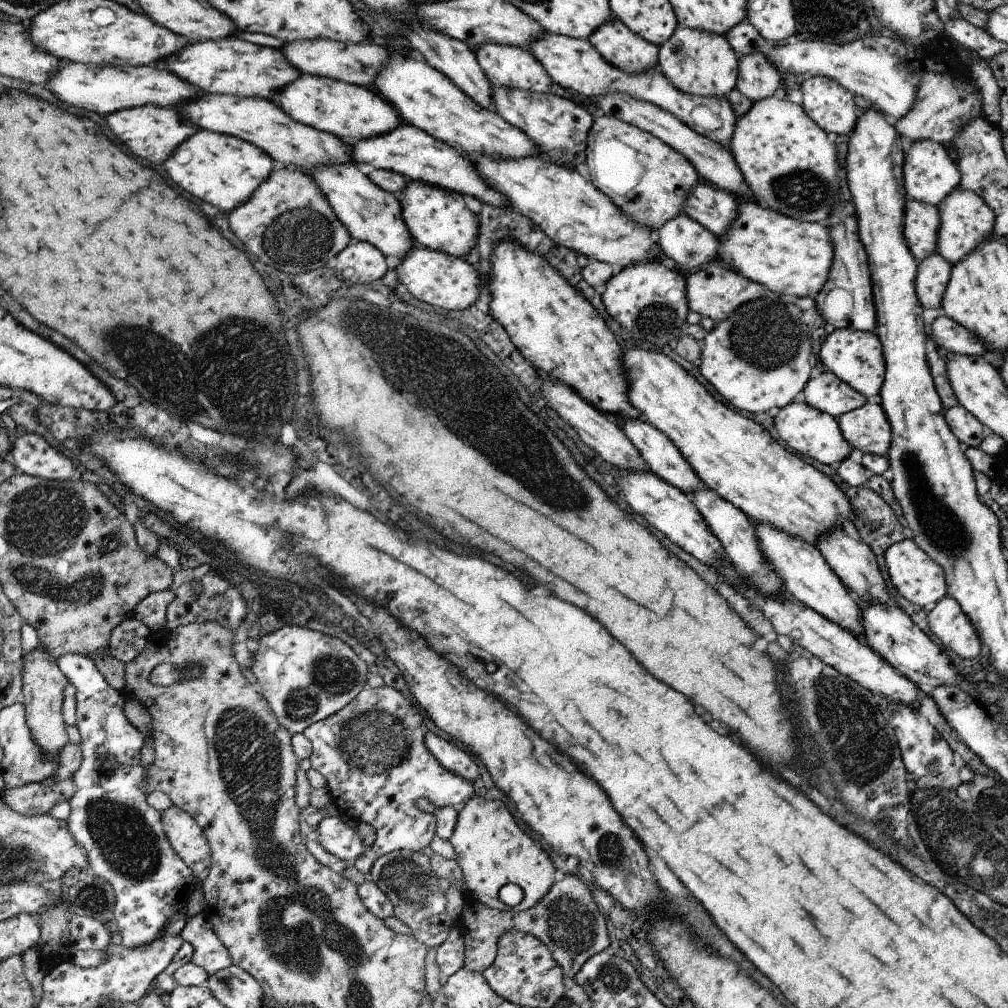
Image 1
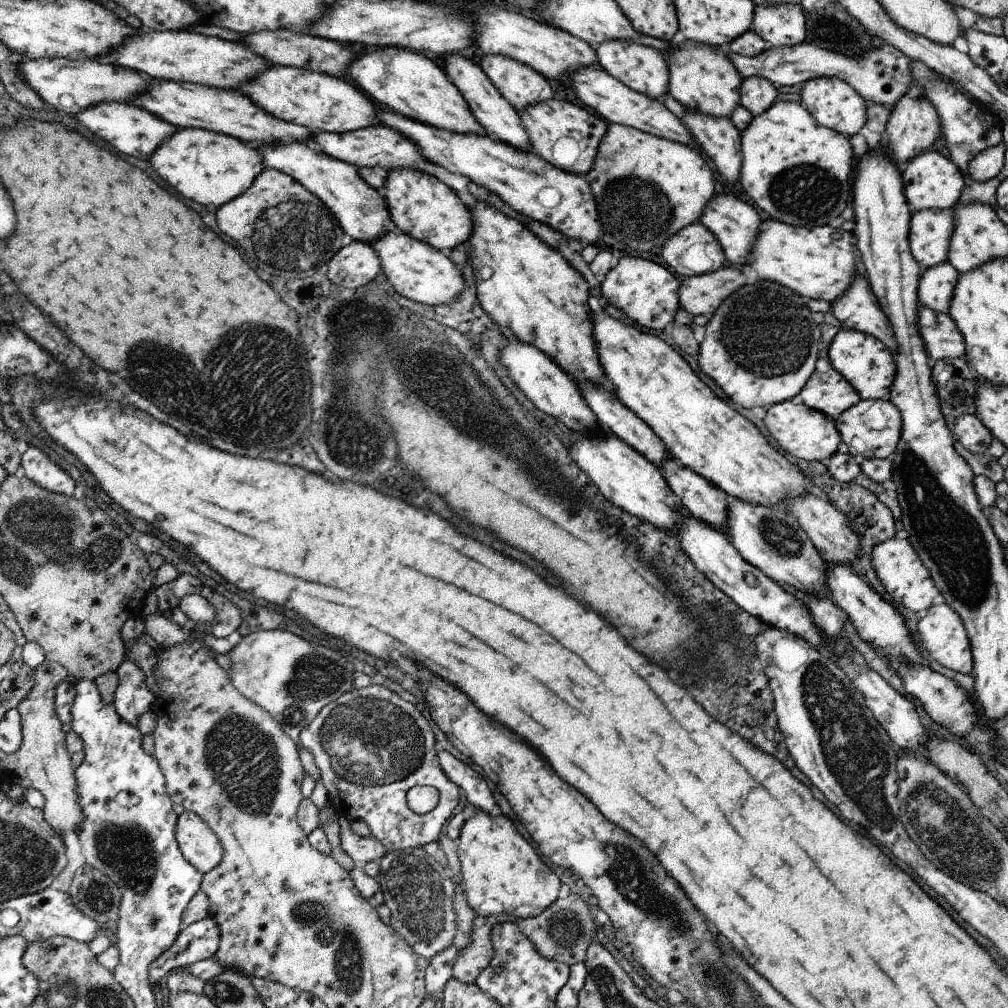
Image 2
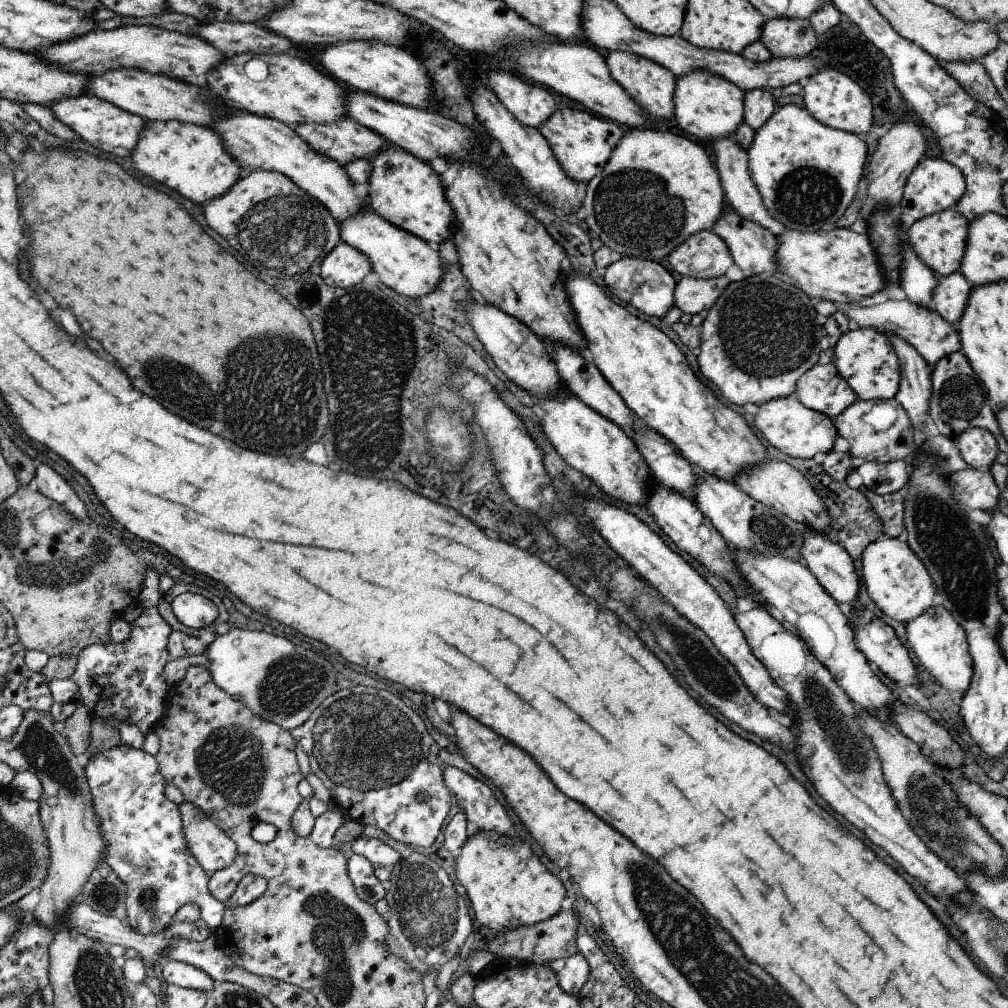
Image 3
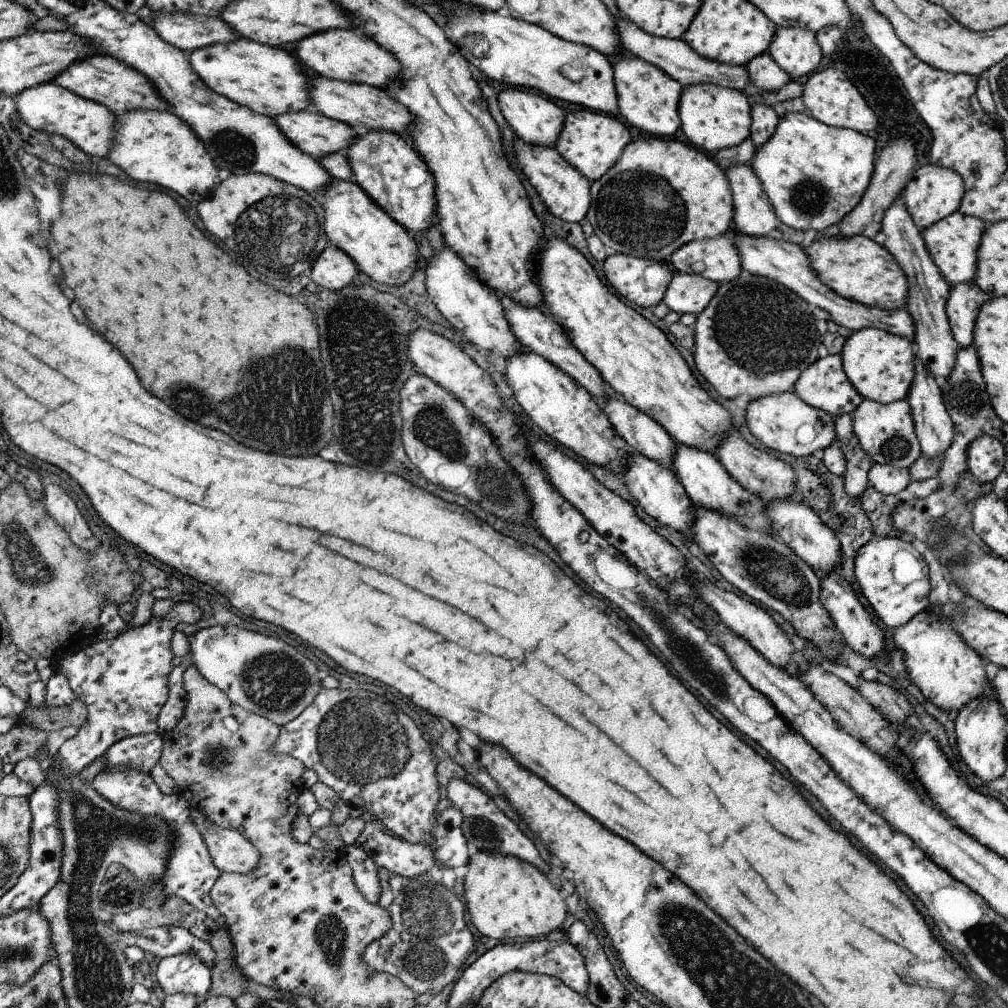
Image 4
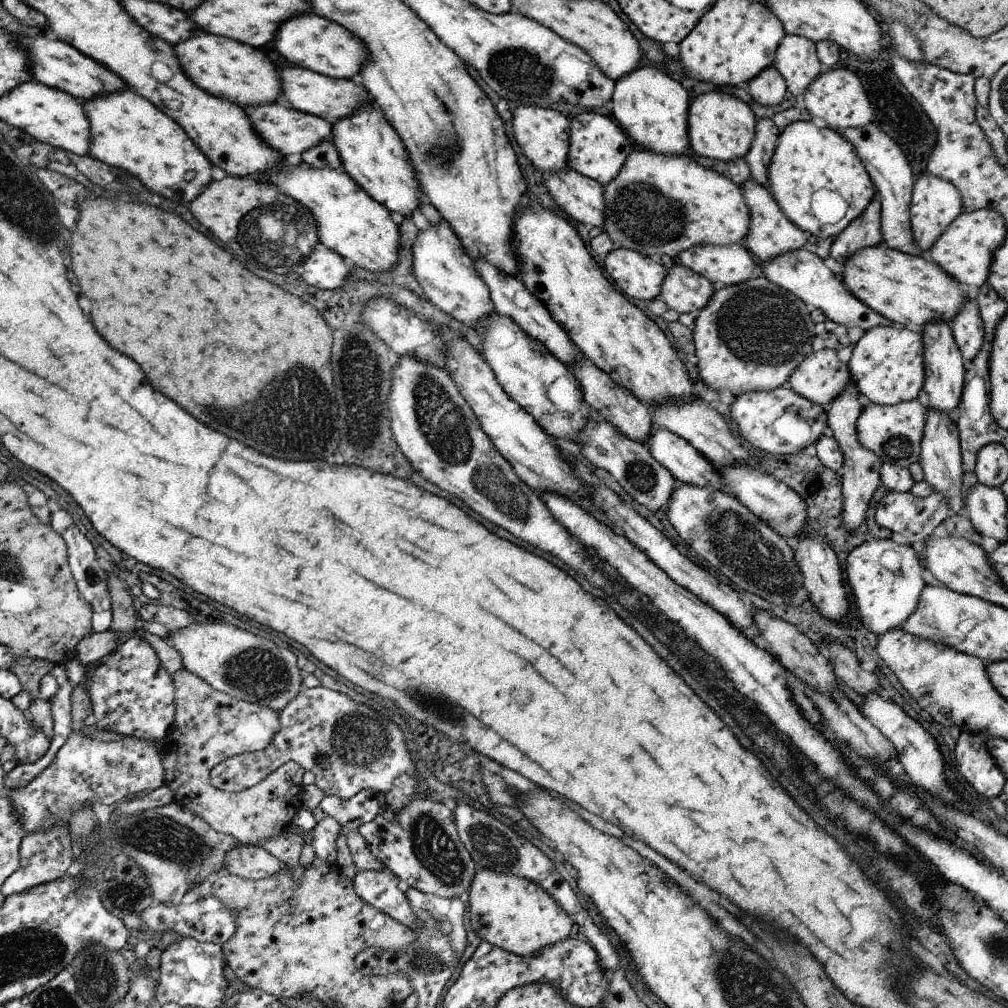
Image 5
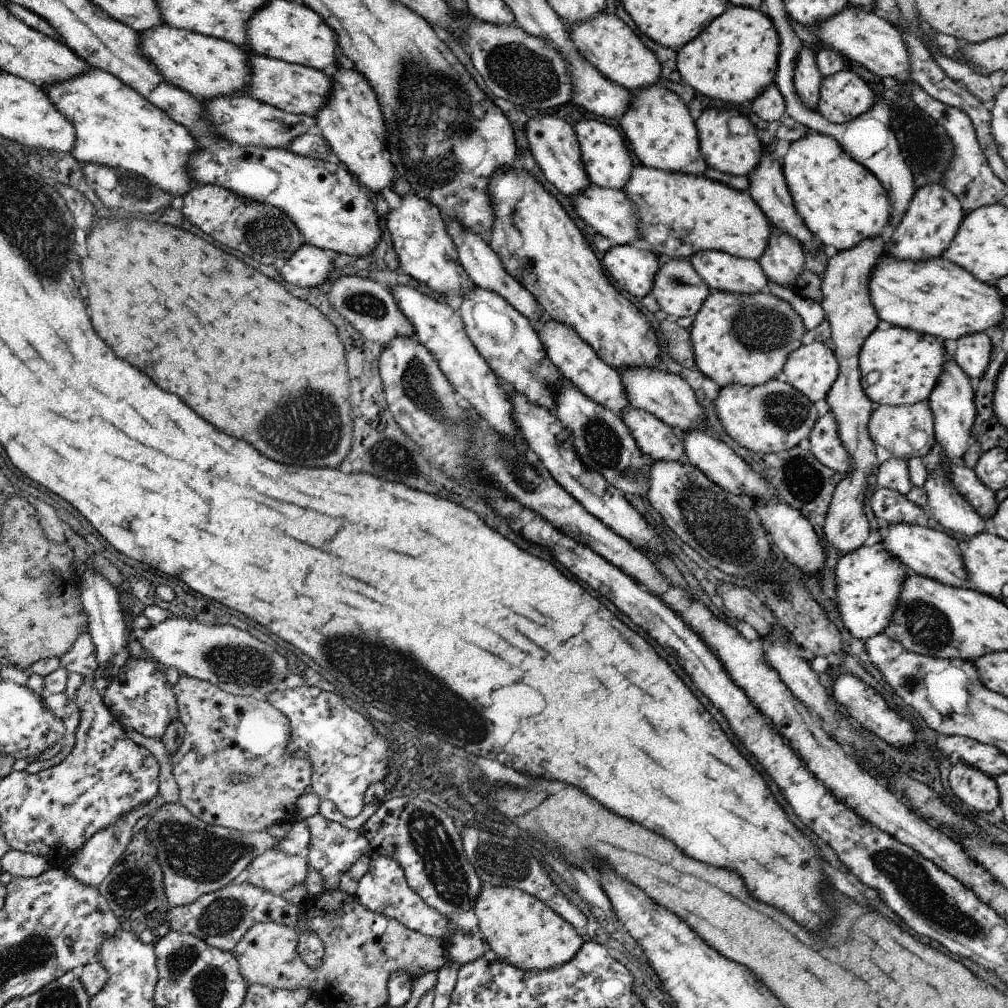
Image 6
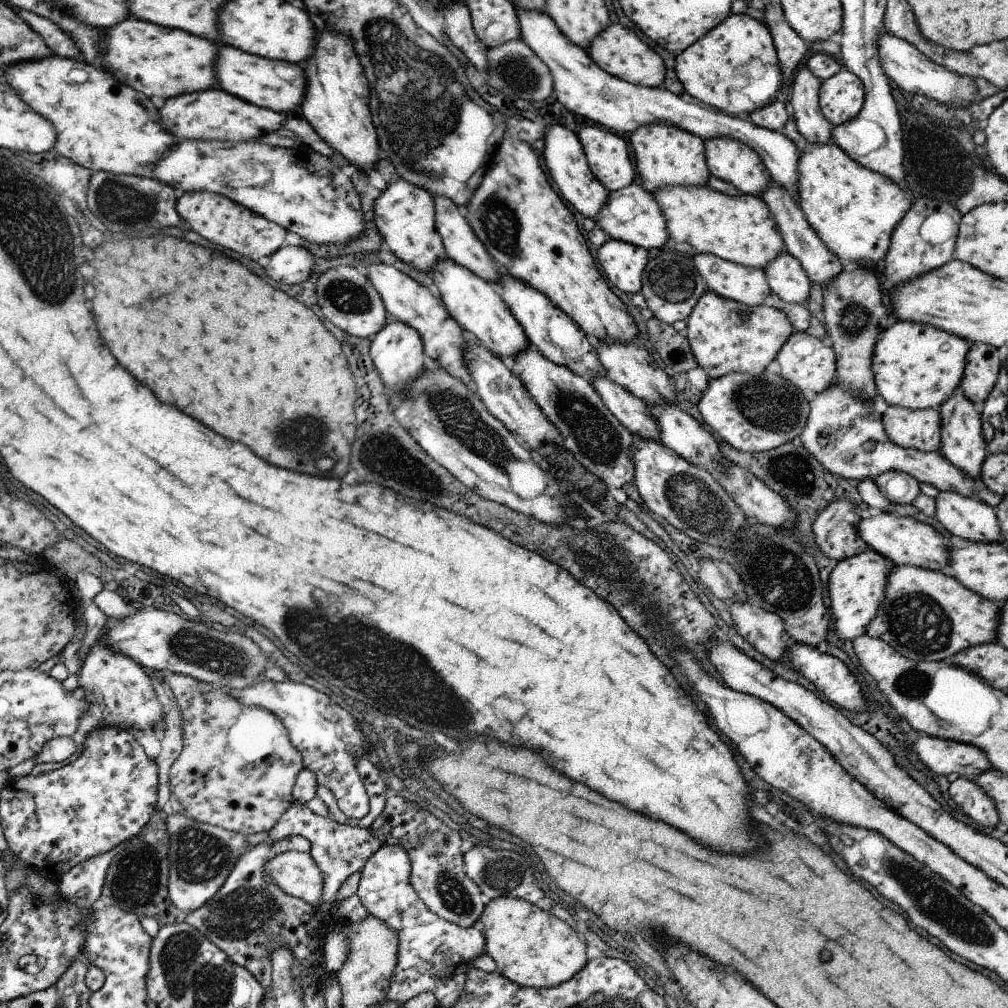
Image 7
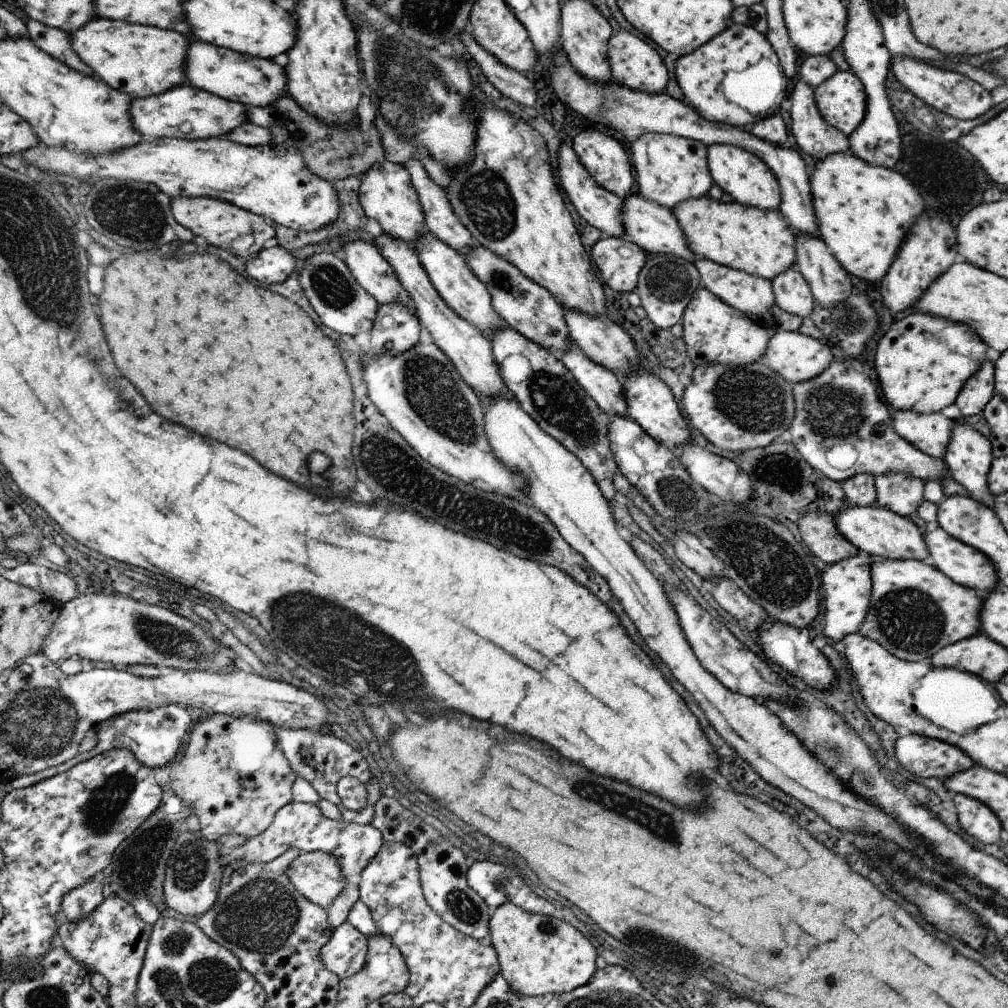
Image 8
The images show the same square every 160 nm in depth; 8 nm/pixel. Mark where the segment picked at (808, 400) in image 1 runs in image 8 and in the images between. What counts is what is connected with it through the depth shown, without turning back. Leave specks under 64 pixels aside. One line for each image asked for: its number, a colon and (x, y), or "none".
2: (830, 393)
3: (821, 388)
4: (824, 385)
5: (821, 377)
6: (812, 369)
7: (809, 363)
8: (796, 357)

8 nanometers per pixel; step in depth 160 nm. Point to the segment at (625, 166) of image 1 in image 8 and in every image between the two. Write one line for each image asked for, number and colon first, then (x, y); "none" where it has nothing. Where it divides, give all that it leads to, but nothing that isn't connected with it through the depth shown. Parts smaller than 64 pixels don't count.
2: (661, 186)
3: (658, 188)
4: (662, 193)
5: (657, 205)
6: (679, 214)
7: (740, 229)
8: (760, 242)

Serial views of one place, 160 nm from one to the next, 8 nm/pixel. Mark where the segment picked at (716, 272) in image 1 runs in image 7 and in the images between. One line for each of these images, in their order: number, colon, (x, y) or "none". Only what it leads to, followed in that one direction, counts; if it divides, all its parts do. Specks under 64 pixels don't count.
2: (702, 294)
3: (692, 295)
4: (690, 293)
5: (682, 290)
6: (678, 289)
7: (671, 285)

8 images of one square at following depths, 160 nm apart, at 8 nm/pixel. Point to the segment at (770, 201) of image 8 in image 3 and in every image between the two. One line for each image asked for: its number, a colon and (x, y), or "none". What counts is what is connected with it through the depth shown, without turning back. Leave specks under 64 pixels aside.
3: (708, 107)
4: (713, 117)
5: (721, 127)
6: (729, 142)
7: (727, 159)

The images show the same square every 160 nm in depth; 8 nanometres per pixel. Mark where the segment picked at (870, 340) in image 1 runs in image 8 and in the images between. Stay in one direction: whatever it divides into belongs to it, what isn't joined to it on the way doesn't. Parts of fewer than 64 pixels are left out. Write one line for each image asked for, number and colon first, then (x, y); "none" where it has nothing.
2: (864, 361)
3: (864, 357)
4: (881, 366)
5: (887, 364)
6: (899, 366)
7: (916, 366)
8: (923, 361)

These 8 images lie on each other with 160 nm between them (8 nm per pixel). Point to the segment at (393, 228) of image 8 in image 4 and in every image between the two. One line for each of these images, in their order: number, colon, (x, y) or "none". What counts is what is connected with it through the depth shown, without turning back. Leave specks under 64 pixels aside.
4: (471, 306)
5: (447, 273)
6: (426, 252)
7: (404, 213)

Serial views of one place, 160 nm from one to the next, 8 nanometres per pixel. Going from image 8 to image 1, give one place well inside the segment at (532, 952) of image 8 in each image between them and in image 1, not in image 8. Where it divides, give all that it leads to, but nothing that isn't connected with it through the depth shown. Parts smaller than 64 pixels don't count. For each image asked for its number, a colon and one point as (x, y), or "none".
1: (491, 849)
2: (501, 873)
3: (509, 887)
4: (507, 898)
5: (518, 916)
6: (519, 929)
7: (531, 947)

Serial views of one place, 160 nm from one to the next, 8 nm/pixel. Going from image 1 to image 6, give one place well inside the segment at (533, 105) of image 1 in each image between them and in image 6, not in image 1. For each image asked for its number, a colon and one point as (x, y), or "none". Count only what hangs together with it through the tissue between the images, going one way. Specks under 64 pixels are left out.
2: (567, 136)
3: (582, 143)
4: (590, 141)
5: (598, 150)
6: (606, 159)

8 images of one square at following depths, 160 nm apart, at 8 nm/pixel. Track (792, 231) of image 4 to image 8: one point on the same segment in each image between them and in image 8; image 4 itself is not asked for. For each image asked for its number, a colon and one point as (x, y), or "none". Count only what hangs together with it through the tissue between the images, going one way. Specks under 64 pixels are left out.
5: (771, 234)
6: (782, 260)
7: (787, 279)
8: (792, 294)

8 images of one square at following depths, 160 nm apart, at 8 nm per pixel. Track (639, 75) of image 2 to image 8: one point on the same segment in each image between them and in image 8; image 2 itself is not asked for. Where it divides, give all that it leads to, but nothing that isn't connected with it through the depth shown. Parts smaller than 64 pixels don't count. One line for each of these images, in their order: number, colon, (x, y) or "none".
3: (652, 86)
4: (648, 98)
5: (651, 107)
6: (658, 124)
7: (665, 156)
8: (670, 169)

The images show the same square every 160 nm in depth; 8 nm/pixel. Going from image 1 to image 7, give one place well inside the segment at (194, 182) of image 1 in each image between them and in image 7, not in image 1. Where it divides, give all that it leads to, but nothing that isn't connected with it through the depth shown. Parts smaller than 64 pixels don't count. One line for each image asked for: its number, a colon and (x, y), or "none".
2: (211, 168)
3: (193, 159)
4: (159, 147)
5: (128, 132)
6: (116, 126)
7: (102, 124)

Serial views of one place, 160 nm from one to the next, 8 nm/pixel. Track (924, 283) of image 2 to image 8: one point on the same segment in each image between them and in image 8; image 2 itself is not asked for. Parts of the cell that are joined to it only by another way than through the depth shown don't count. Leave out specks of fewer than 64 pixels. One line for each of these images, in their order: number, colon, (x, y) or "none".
3: (950, 295)
4: (964, 301)
5: (968, 330)
6: (973, 351)
7: (983, 363)
8: (980, 389)

